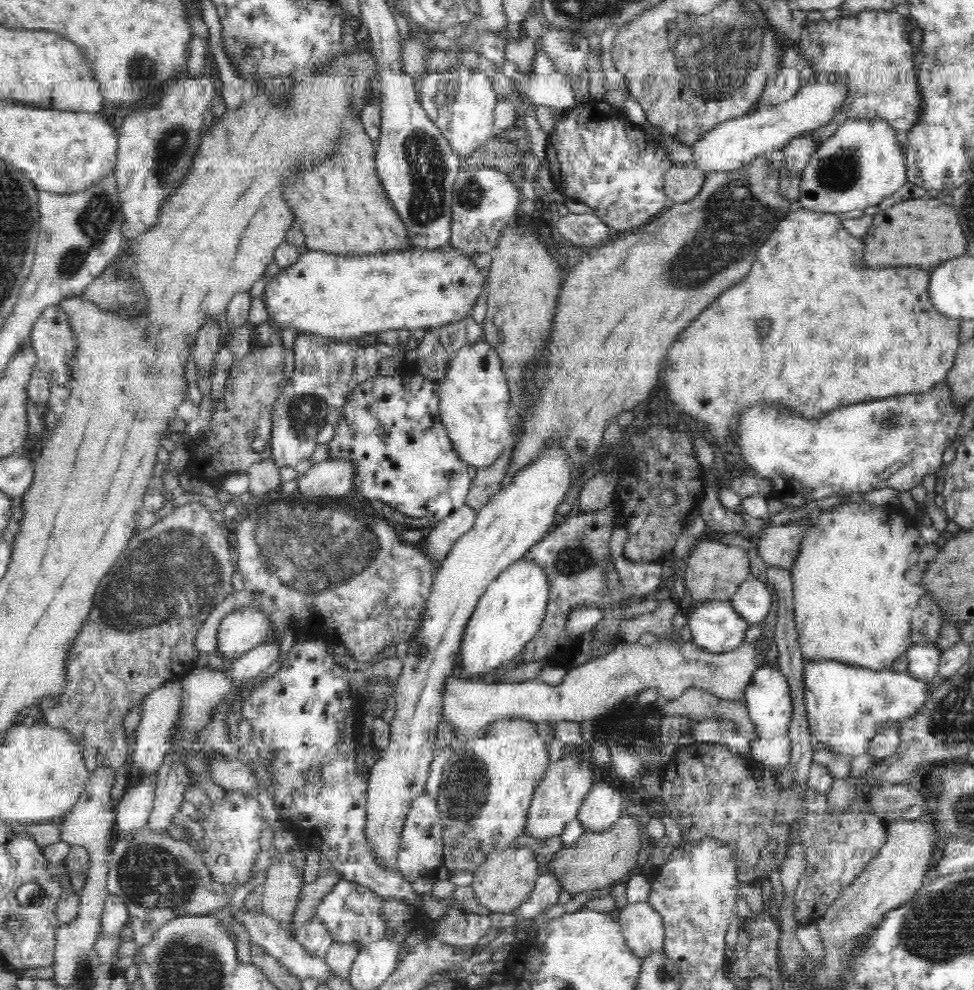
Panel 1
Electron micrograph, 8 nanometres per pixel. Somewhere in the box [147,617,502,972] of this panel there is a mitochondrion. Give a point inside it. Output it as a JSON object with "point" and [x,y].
{"point":[469,787]}

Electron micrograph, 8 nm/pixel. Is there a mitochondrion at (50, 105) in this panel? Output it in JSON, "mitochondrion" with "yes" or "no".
{"mitochondrion":"no"}

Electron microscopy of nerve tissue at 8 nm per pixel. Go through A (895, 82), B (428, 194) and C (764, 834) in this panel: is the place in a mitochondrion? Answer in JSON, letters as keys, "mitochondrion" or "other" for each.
{"A":"mitochondrion","B":"mitochondrion","C":"mitochondrion"}

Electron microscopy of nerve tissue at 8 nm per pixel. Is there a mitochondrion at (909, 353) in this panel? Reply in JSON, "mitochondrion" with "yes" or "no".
{"mitochondrion":"no"}

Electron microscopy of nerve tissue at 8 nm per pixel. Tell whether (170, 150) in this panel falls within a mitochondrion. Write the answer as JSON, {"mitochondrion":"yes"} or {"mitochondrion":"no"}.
{"mitochondrion":"yes"}

